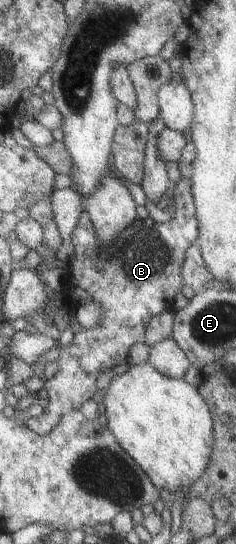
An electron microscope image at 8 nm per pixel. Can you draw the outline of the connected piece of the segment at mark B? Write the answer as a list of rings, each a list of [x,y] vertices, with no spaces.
[[[180,178],[172,187],[175,199],[174,218],[166,222],[154,222],[149,216],[145,219],[138,217],[132,226],[126,228],[122,236],[116,238],[110,245],[104,245],[100,238],[89,210],[82,214],[78,228],[73,234],[73,243],[77,252],[75,261],[69,268],[69,288],[64,292],[68,300],[78,302],[78,306],[86,302],[100,301],[103,305],[103,313],[100,324],[90,330],[81,328],[76,330],[74,340],[67,346],[63,346],[58,361],[58,372],[46,380],[49,405],[38,417],[30,418],[29,425],[38,435],[52,432],[56,425],[73,410],[78,410],[90,402],[98,392],[98,380],[101,370],[118,370],[129,364],[134,357],[135,348],[142,344],[145,328],[149,320],[168,310],[168,306],[174,302],[174,296],[182,288],[180,278],[180,266],[183,266],[184,252],[188,252],[190,245],[196,242],[199,235],[199,224],[195,215],[195,204],[193,203],[193,192],[191,182],[188,178]]]

